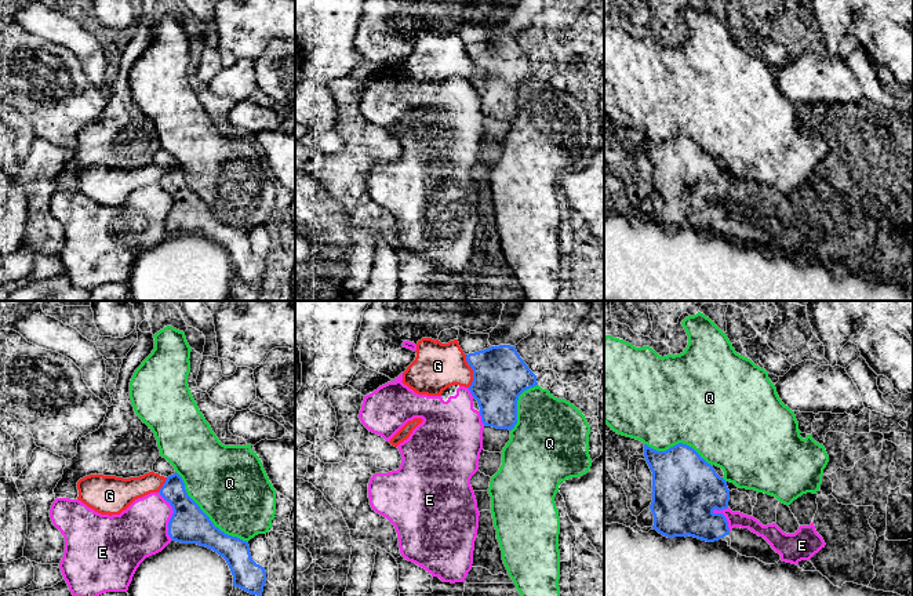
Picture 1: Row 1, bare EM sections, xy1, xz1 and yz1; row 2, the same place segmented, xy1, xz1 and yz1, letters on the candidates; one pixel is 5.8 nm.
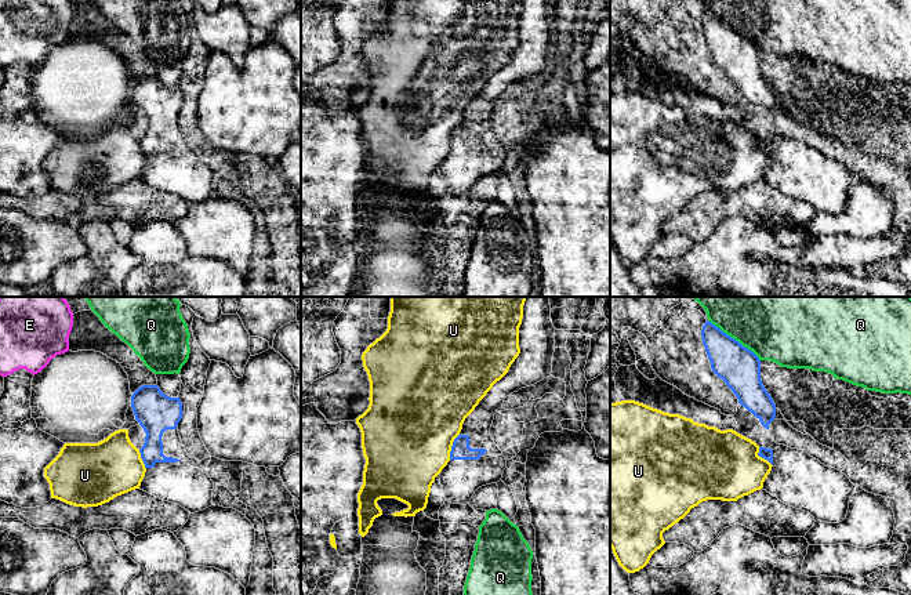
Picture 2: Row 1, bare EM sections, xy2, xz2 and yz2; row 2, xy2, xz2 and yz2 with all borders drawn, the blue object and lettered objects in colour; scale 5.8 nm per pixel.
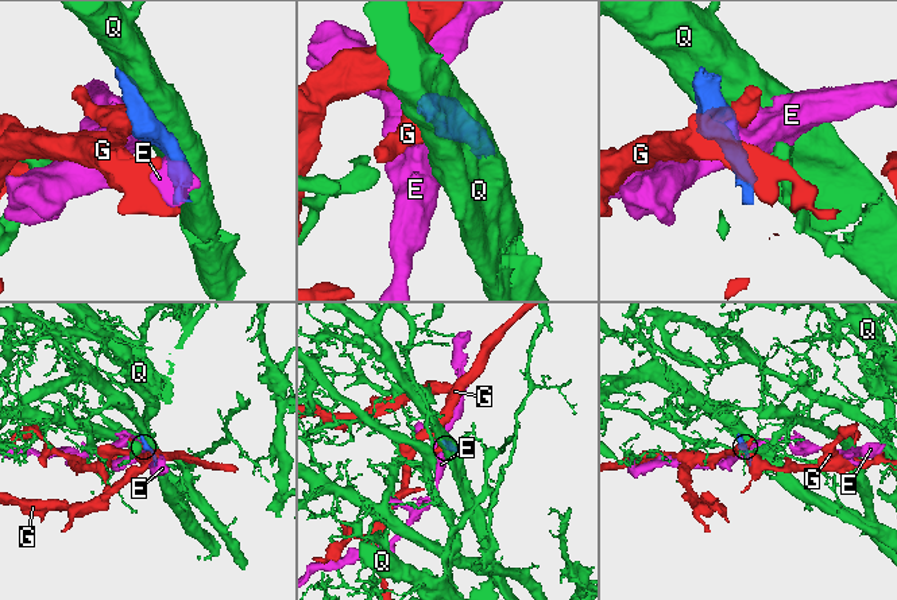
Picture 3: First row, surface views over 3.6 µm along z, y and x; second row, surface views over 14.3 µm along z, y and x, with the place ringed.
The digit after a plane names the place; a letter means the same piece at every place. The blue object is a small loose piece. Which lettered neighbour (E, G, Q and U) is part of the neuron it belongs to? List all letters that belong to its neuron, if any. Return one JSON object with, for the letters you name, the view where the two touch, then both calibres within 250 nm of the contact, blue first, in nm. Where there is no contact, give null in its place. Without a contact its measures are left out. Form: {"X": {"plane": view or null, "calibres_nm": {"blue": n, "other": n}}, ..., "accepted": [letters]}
{"accepted": []}

